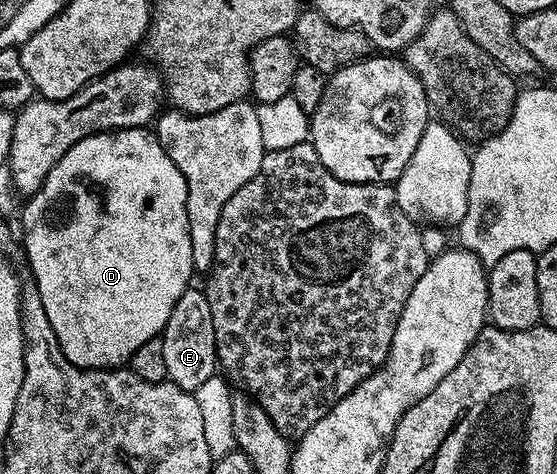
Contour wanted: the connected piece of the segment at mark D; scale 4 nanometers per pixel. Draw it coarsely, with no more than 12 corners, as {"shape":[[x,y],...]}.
{"shape":[[152,131],[73,144],[24,201],[75,366],[165,331],[195,273]]}

